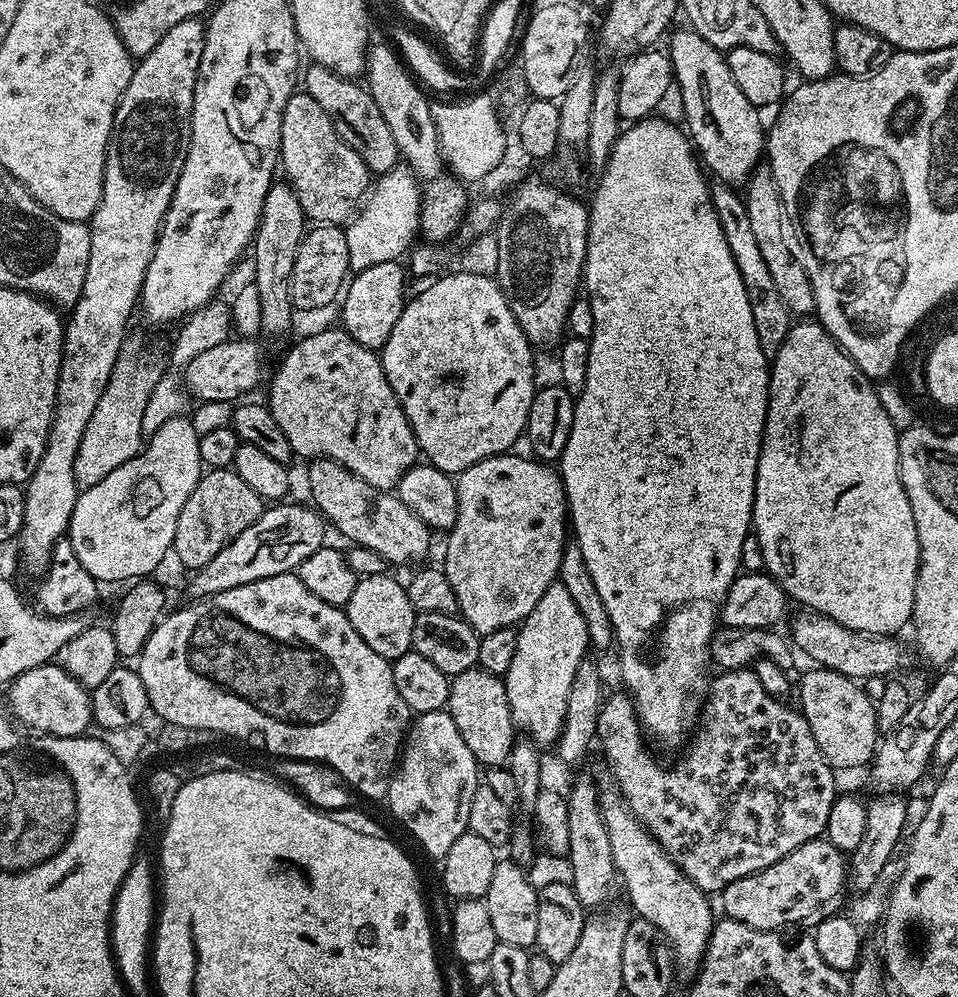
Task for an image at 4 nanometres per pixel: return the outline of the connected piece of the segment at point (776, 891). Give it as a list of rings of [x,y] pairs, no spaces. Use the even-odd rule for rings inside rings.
[[[817,838],[798,846],[798,850],[786,854],[786,858],[766,866],[761,872],[730,882],[722,893],[723,915],[758,930],[800,926],[796,924],[811,916],[822,921],[827,916],[837,915],[845,907],[844,887],[847,889],[849,884],[845,853],[838,851],[827,838]]]

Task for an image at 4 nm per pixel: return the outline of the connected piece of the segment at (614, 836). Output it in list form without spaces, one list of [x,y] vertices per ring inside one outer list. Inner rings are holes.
[[[601,787],[600,806],[604,814],[606,830],[609,831],[610,847],[613,851],[613,862],[616,863],[616,871],[622,881],[623,891],[627,894],[628,900],[632,903],[631,911],[637,917],[652,923],[660,931],[666,943],[672,949],[675,967],[682,973],[695,973],[699,969],[700,963],[704,960],[704,951],[708,945],[708,939],[712,933],[714,915],[712,908],[708,905],[709,897],[686,874],[677,864],[662,850],[662,846],[647,832],[644,823],[628,809],[628,803],[615,787]]]

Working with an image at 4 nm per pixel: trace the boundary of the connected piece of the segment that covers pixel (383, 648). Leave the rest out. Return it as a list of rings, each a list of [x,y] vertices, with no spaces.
[[[392,574],[359,577],[354,586],[354,594],[350,594],[346,611],[354,630],[358,630],[362,642],[366,642],[374,654],[382,654],[382,658],[391,662],[412,651],[417,611],[410,602],[407,587],[403,583],[399,584]]]

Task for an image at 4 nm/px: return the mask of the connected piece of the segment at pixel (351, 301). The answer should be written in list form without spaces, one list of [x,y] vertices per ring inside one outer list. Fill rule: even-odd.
[[[394,260],[378,262],[378,266],[357,272],[347,281],[342,292],[344,309],[340,316],[344,319],[343,331],[352,335],[354,342],[373,350],[383,349],[384,343],[390,338],[390,330],[394,330],[394,322],[398,322],[406,303],[404,272],[406,276],[403,263]]]

